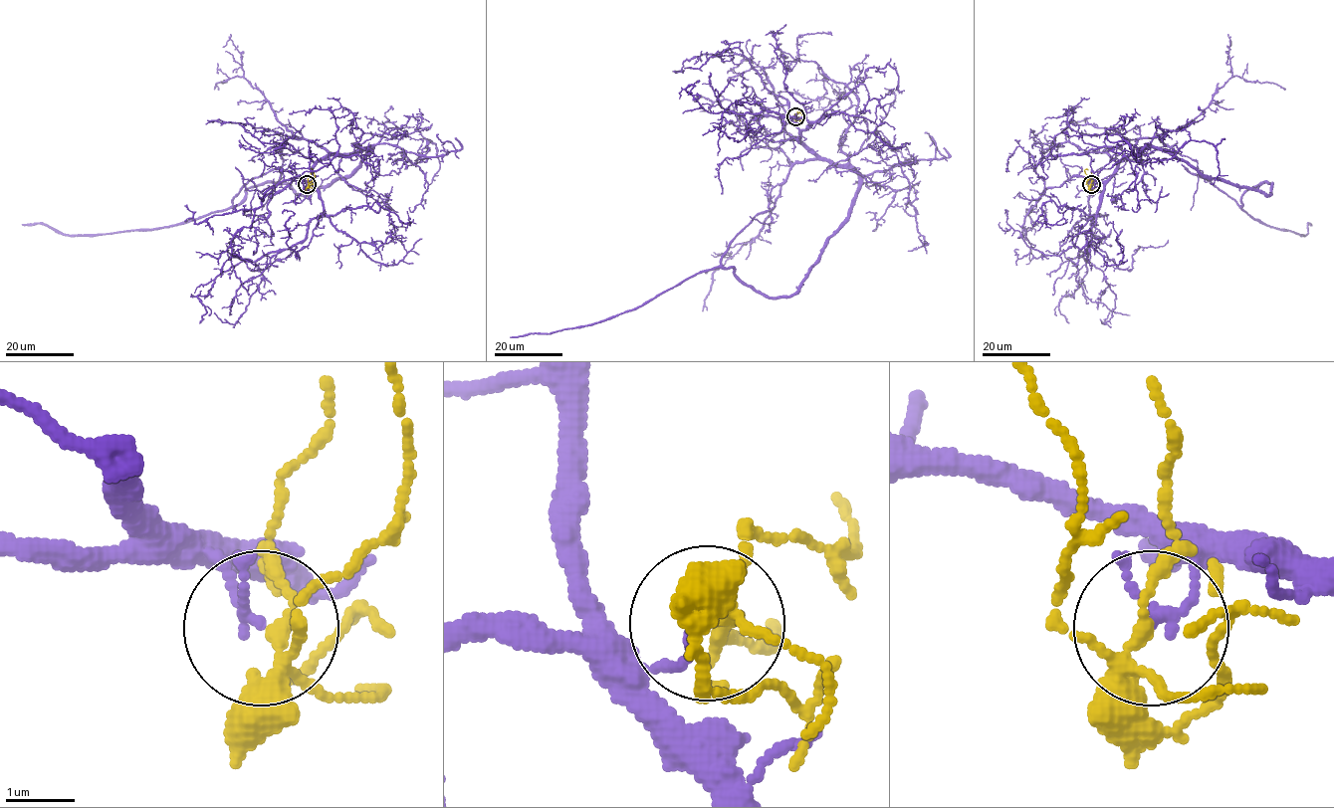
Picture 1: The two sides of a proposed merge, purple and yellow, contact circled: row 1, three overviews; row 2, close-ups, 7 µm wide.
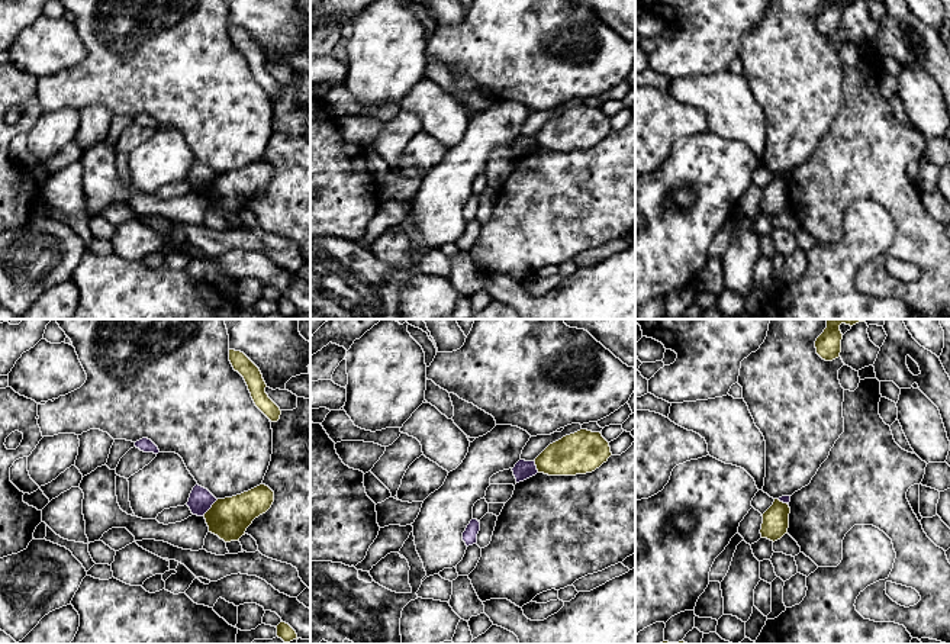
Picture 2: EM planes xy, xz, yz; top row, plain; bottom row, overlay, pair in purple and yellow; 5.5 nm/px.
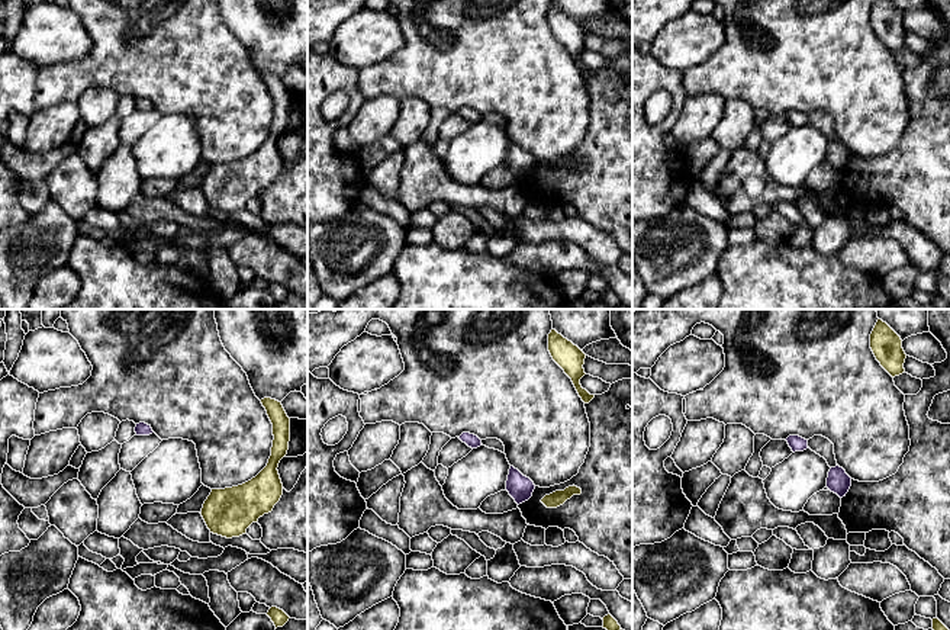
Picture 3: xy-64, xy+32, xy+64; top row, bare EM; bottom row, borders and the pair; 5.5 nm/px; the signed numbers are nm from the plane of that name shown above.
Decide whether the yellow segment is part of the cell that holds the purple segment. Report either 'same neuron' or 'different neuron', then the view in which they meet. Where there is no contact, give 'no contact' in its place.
different neuron; meets purple in xy

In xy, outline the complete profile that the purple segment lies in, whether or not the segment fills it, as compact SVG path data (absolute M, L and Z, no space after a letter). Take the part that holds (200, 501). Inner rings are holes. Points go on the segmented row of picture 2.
M196 484L190 493L187 506L193 515L203 516L216 500L207 489Z

